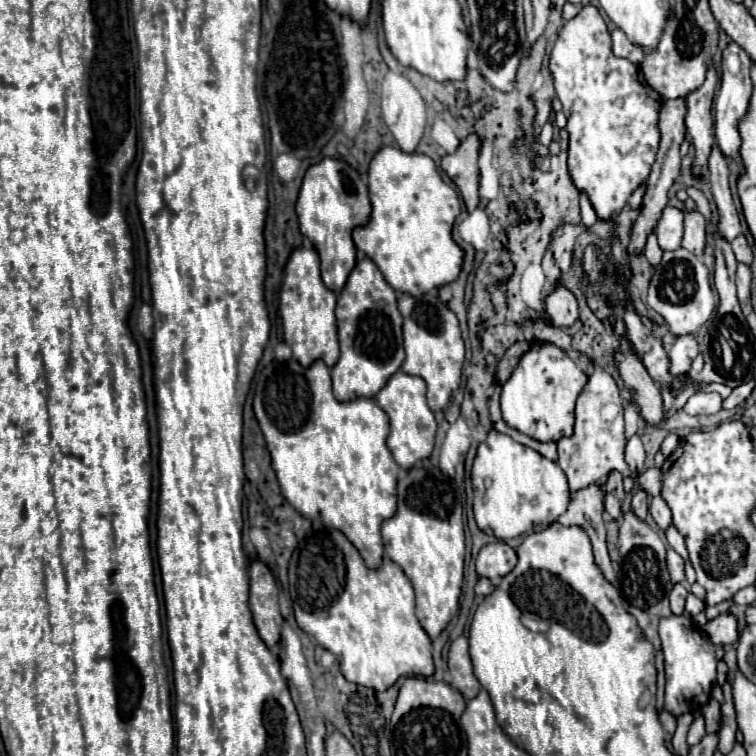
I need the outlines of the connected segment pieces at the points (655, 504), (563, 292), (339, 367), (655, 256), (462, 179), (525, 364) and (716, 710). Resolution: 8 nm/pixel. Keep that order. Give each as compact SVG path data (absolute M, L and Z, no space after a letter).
M660 494L652 498L652 504L650 504L650 512L652 512L652 516L654 516L656 524L658 524L662 530L666 530L666 528L668 528L668 524L672 522L672 512L670 512L668 504L664 502L664 498L662 498Z
M558 286L546 298L544 314L554 326L568 328L578 320L578 302L570 290L566 290L564 286Z
M360 258L338 294L336 304L340 360L332 368L332 386L338 400L354 400L358 396L372 398L386 380L400 370L404 360L402 346L402 314L396 308L396 292L380 274L370 258Z
M650 232L650 234L648 234L646 248L644 248L644 254L646 254L646 258L648 258L648 262L650 262L652 266L656 266L656 264L662 260L662 248L658 246L656 232Z
M470 134L466 140L460 142L454 154L442 158L442 170L460 188L468 212L478 206L478 152L480 140L476 134Z
M532 340L530 350L522 354L510 380L502 386L502 418L510 428L538 442L570 438L574 434L574 406L586 384L588 376L562 348L546 340Z
M714 698L704 706L704 718L706 718L706 732L708 734L720 730L722 714L720 714L720 704Z

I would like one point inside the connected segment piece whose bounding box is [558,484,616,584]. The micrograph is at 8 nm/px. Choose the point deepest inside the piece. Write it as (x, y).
(585, 510)

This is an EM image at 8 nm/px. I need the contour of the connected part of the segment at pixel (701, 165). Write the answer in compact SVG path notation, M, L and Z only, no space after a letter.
M708 70L706 82L702 88L686 96L686 134L694 146L692 176L708 176L708 156L714 146L714 120L712 120L712 102L716 90L716 72Z

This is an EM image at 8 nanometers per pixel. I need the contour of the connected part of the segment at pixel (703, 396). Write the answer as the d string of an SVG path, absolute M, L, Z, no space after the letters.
M696 392L688 398L684 412L690 416L698 414L716 414L722 408L722 398L716 392Z

